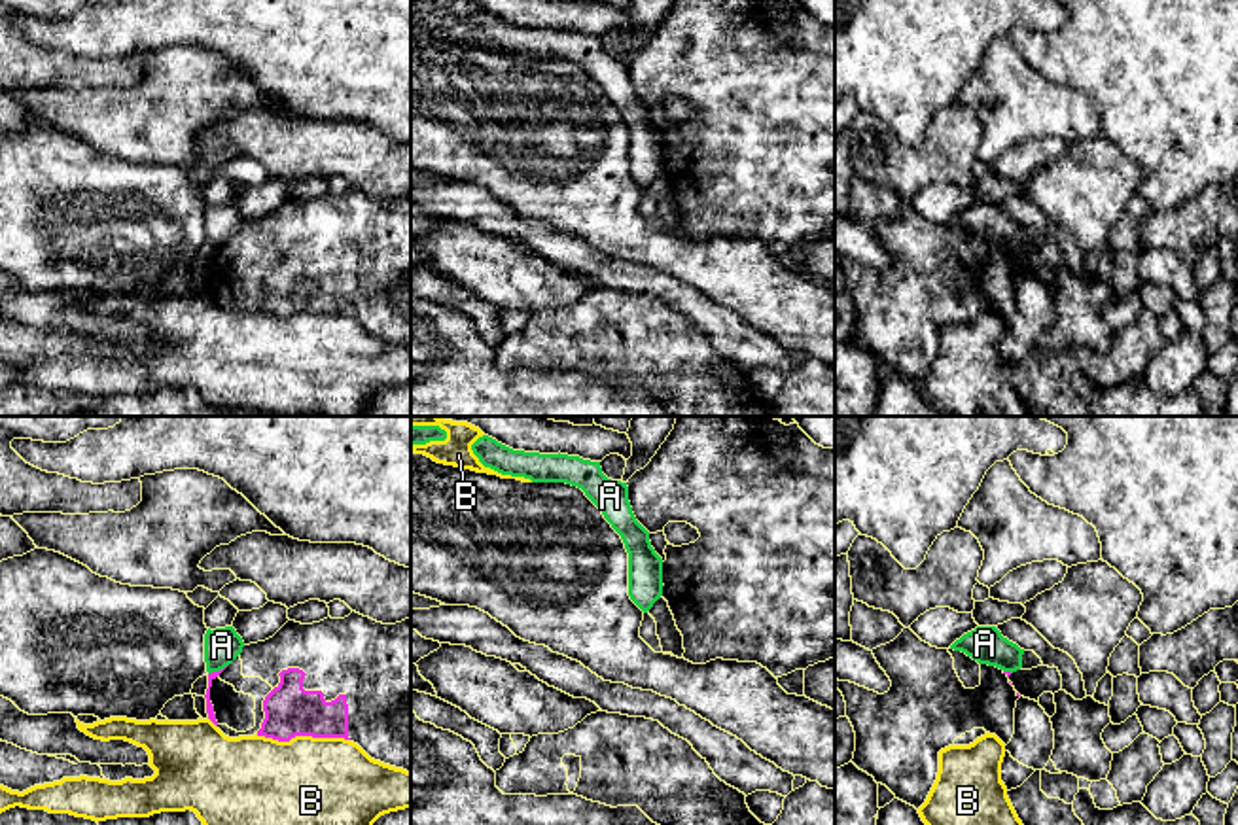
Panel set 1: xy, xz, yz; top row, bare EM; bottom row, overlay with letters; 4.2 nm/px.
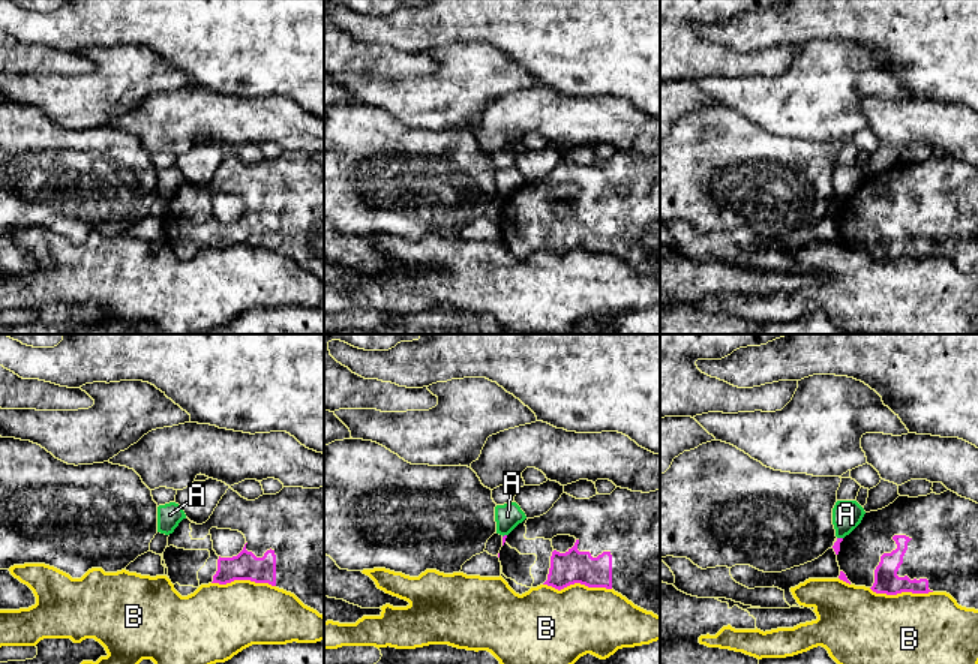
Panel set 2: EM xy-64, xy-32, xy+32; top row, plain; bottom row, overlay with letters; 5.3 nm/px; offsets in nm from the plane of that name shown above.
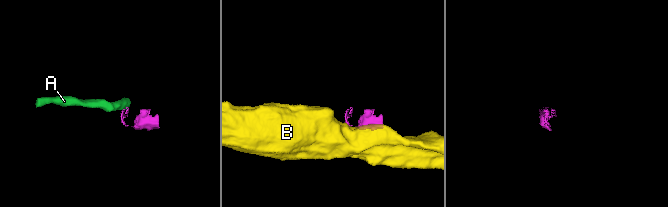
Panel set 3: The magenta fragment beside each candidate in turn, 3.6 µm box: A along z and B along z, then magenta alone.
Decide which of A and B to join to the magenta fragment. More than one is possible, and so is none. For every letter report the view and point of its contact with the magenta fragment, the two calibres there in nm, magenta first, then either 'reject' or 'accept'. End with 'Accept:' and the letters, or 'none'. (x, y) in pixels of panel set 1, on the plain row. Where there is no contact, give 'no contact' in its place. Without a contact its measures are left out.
A: contact xy (216, 248); calibres 30 and 160 nm; reject
B: contact xy (303, 311); calibres 220 and 480 nm; reject
Accept: none

